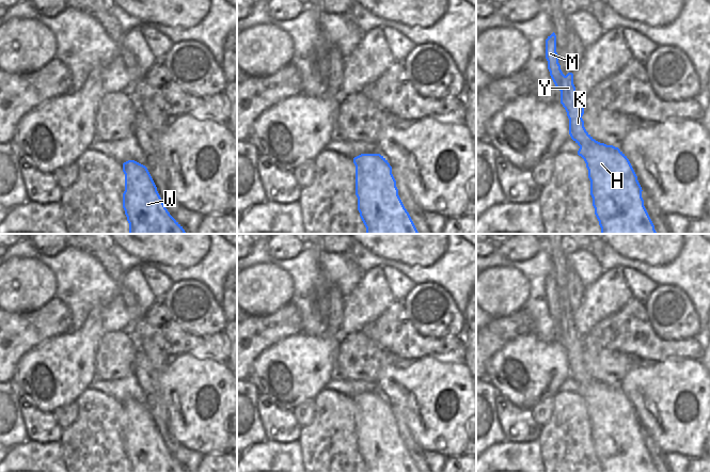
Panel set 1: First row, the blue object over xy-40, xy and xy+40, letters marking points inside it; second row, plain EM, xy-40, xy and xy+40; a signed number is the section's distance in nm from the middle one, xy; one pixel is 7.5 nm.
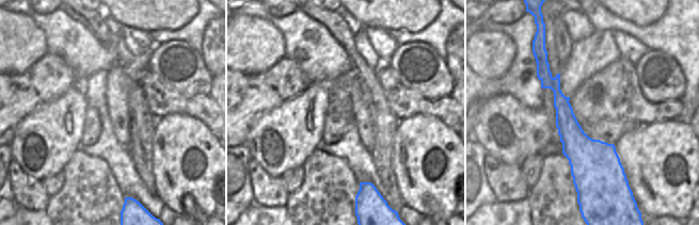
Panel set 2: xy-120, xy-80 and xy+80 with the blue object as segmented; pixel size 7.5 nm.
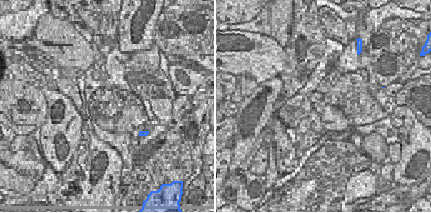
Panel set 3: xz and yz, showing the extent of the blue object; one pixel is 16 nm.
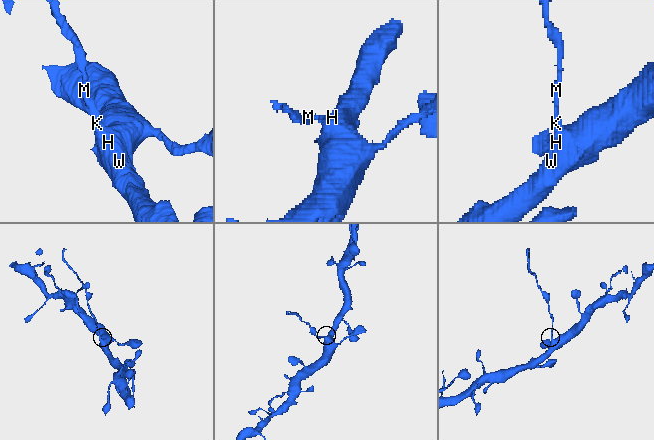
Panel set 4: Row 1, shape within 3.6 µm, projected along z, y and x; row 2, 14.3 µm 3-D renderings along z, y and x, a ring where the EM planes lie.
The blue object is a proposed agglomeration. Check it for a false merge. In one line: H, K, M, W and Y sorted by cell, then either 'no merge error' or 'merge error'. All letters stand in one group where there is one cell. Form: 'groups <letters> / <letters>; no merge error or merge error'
groups H K W Y / M; merge error

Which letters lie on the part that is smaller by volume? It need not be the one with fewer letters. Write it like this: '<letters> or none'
M

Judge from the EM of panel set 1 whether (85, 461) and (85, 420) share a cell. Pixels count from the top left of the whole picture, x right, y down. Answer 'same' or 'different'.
same

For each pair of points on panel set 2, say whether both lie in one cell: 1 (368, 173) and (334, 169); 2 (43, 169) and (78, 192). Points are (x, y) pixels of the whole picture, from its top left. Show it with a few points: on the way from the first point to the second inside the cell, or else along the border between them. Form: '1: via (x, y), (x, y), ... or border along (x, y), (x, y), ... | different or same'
1: border along (332, 155), (340, 157), (346, 162), (359, 182) | different
2: border along (76, 149), (62, 171) | different

